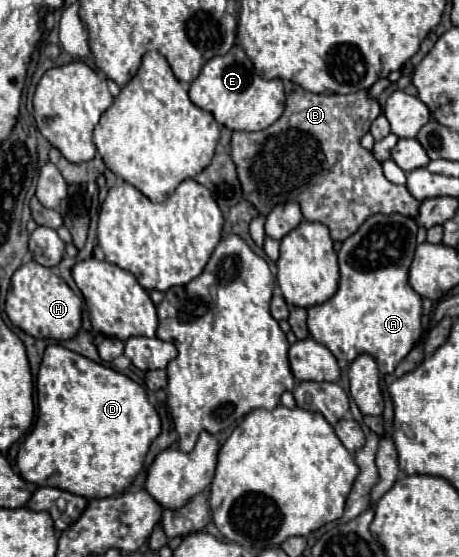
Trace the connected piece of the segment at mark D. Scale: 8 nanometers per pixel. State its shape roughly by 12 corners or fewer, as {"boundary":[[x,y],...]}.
{"boundary":[[62,345],[40,363],[16,465],[124,493],[160,417],[146,389]]}

